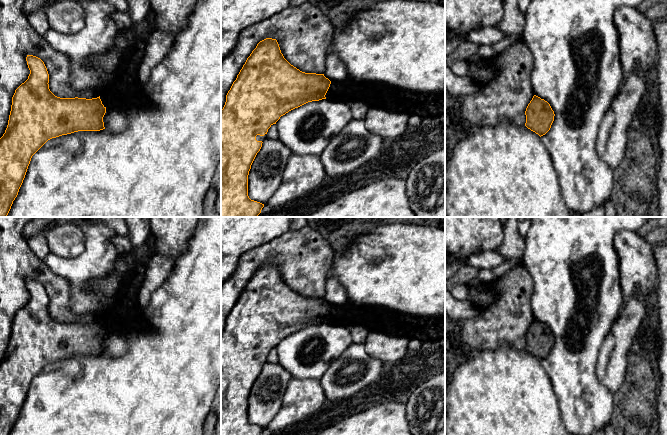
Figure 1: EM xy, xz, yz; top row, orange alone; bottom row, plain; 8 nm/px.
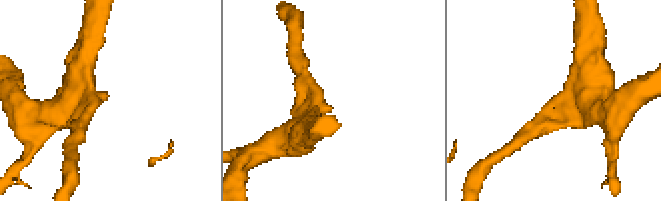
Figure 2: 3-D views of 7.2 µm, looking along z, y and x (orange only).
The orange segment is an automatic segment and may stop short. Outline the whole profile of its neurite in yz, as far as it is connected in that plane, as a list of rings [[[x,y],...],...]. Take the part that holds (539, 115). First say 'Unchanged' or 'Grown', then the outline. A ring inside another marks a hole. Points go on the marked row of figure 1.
Unchanged. [[[536,95],[528,104],[525,115],[525,126],[540,137],[550,130],[555,116],[550,104]]]

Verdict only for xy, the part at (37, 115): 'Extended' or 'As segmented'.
Extended

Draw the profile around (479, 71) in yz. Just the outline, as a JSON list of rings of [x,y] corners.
[[[484,60],[472,61],[469,64],[468,77],[472,82],[485,84],[495,77],[496,69],[486,64]]]

